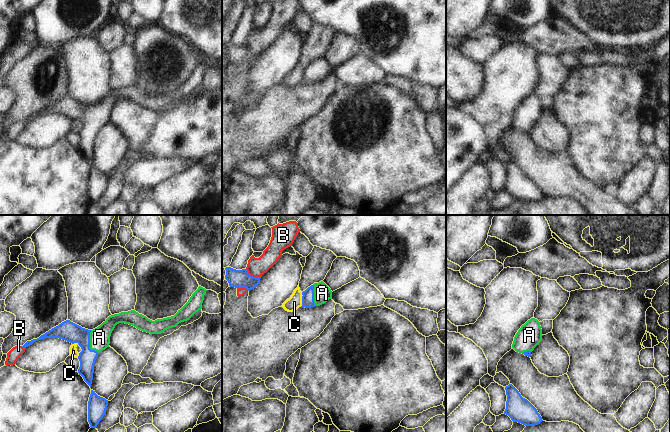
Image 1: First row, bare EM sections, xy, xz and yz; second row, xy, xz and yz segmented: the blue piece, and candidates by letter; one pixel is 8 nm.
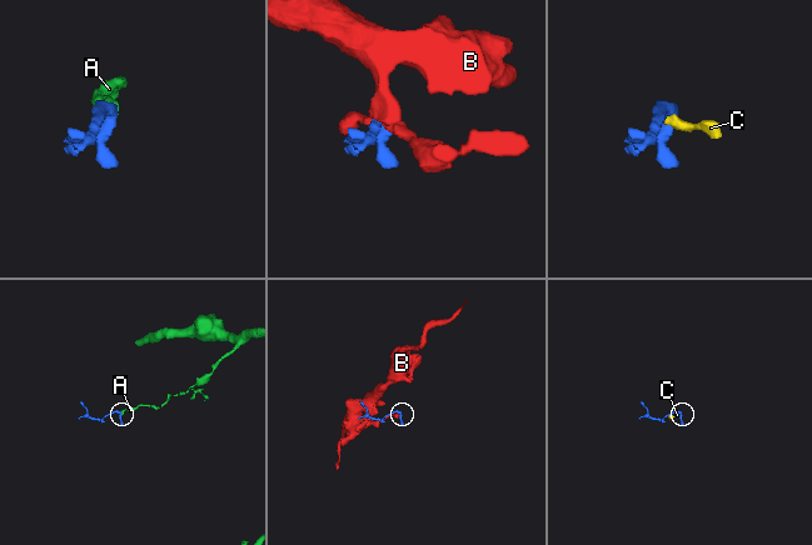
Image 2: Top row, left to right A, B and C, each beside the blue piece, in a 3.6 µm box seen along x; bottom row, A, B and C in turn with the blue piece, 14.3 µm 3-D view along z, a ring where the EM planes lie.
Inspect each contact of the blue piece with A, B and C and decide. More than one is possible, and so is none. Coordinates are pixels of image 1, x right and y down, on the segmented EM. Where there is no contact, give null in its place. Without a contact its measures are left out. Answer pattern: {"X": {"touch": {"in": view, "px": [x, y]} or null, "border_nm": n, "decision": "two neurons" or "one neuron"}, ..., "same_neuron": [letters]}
{"A": {"touch": {"in": "xy", "px": [89, 343]}, "border_nm": 200, "decision": "one neuron"}, "B": {"touch": {"in": "xz", "px": [252, 276]}, "border_nm": 150, "decision": "two neurons"}, "C": {"touch": {"in": "xz", "px": [302, 299]}, "border_nm": 120, "decision": "two neurons"}, "same_neuron": ["A"]}

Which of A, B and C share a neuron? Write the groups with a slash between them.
A / B / C

